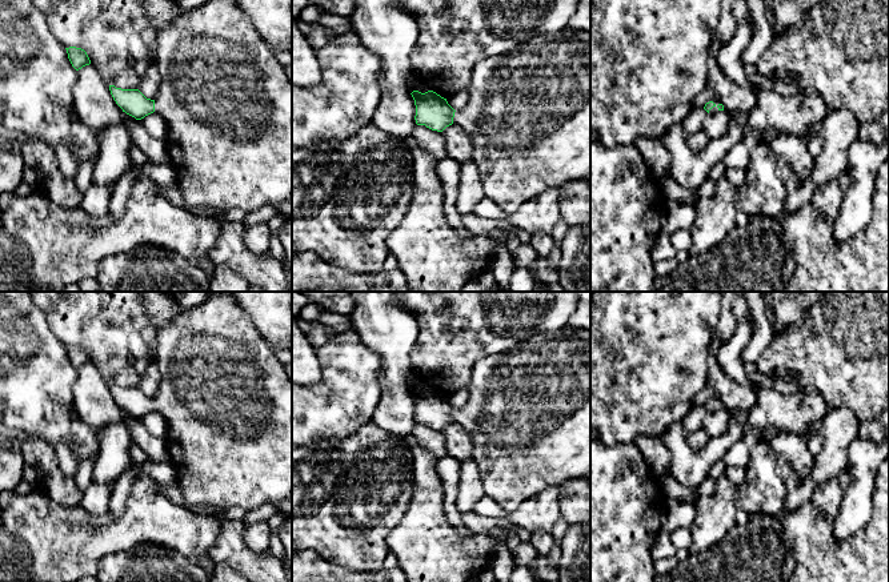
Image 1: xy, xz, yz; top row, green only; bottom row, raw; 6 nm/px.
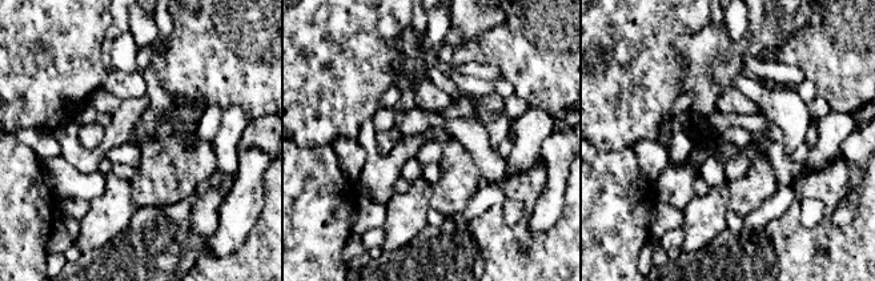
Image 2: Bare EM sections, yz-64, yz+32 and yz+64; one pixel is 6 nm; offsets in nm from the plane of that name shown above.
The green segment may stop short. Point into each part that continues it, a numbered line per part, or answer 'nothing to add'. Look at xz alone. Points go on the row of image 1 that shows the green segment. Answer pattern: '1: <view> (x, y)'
1: xz (528, 115)

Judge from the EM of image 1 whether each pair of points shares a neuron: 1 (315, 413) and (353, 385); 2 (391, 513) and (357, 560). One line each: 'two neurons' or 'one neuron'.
1: one neuron
2: one neuron

